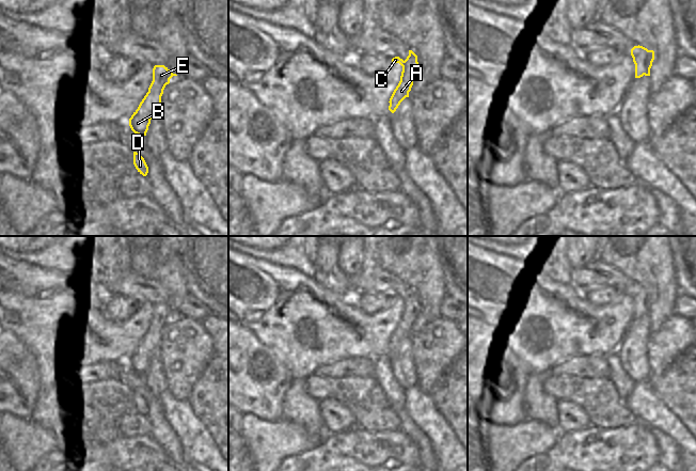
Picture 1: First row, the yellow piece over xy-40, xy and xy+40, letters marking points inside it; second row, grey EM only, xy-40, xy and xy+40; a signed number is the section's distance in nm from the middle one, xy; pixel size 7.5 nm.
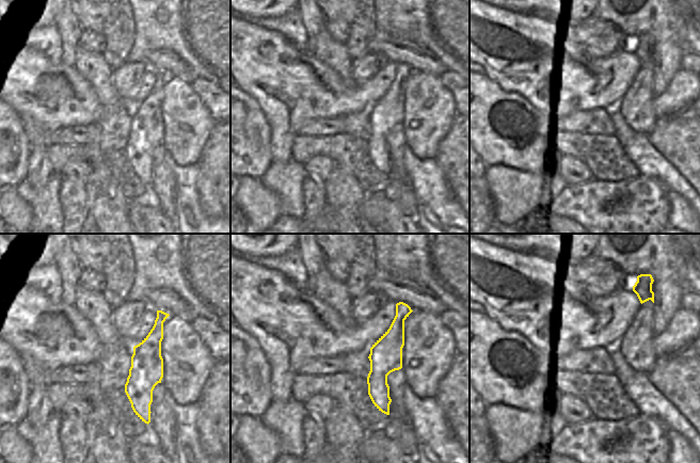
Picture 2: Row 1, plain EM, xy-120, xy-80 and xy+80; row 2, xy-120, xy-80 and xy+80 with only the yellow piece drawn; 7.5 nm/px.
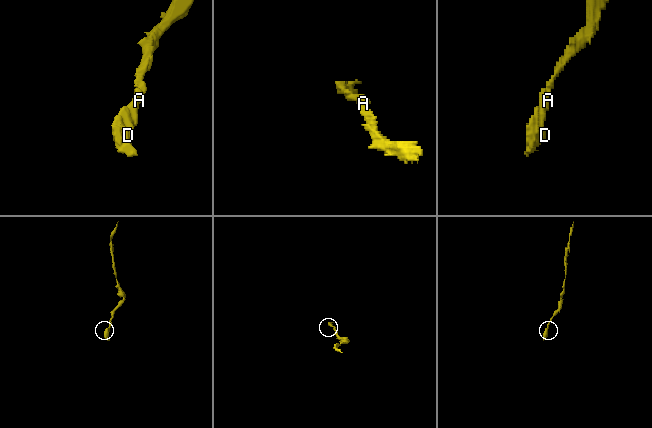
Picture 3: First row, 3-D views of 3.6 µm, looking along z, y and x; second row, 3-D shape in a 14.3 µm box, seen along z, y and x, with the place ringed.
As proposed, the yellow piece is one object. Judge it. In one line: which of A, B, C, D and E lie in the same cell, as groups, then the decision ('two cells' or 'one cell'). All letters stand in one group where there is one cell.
groups A B C D E; one cell

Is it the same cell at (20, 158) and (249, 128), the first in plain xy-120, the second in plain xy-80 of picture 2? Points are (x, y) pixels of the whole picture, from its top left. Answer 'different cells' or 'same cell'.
same cell

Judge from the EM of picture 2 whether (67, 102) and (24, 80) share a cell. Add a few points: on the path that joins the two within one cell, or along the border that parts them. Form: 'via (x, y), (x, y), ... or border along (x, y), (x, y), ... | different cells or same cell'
via (57, 96), (34, 83) | same cell

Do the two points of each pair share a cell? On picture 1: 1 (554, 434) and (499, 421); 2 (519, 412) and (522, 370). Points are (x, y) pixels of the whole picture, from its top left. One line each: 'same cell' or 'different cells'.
1: same cell
2: same cell

